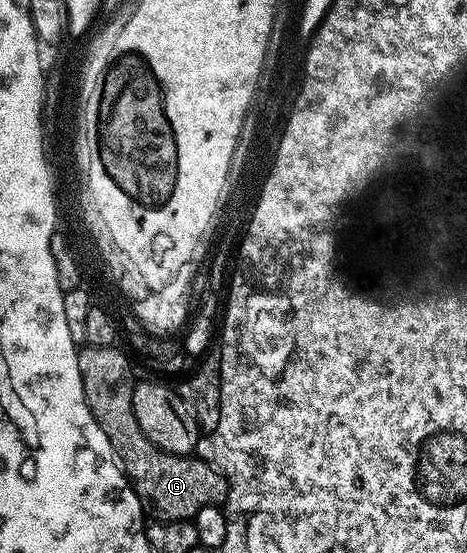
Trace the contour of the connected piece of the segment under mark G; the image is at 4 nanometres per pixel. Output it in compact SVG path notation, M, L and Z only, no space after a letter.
M83 346L78 353L80 381L84 385L84 401L92 417L96 417L96 425L104 429L104 437L108 437L114 458L125 471L126 478L134 484L143 512L151 520L167 523L181 519L193 521L200 509L222 507L230 485L213 465L193 454L173 455L162 451L144 437L144 429L140 429L140 421L136 421L136 413L132 413L136 376L130 368L131 356L118 350L117 346Z

